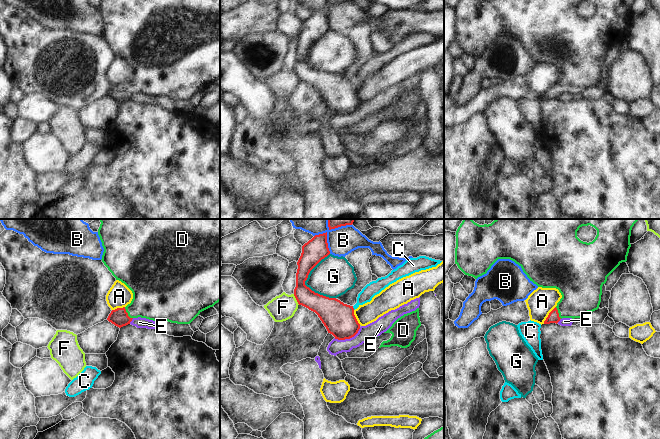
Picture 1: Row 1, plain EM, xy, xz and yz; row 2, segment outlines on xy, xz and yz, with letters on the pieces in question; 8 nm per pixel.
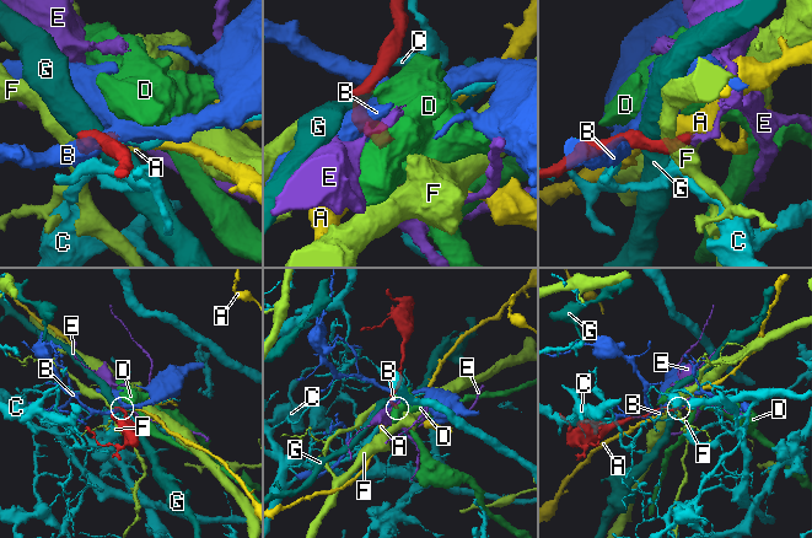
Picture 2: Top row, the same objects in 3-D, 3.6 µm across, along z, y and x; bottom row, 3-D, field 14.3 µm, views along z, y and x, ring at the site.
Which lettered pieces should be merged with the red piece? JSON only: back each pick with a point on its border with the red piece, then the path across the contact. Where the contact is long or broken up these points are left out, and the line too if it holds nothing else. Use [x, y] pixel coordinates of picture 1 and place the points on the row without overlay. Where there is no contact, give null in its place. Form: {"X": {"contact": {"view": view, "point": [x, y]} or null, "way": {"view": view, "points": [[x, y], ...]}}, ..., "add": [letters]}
{"D": {"contact": {"view": "xy", "point": [127, 89]}, "way": {"view": "xy", "points": [[119, 93], [127, 89], [154, 74]]}}, "add": ["D"]}

